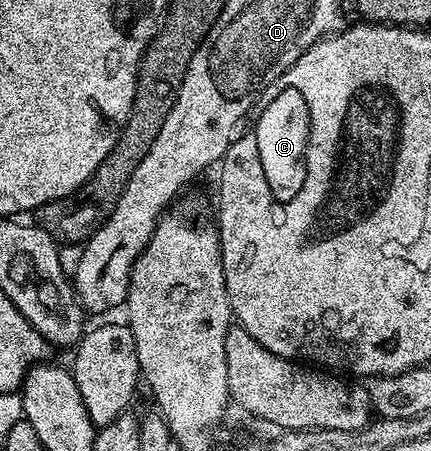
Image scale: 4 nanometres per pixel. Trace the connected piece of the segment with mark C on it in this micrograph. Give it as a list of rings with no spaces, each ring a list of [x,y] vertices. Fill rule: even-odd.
[[[297,91],[274,92],[270,96],[272,99],[263,107],[260,115],[255,115],[253,122],[259,126],[259,149],[263,157],[265,171],[261,171],[269,195],[277,195],[279,199],[289,199],[297,193],[303,181],[303,159],[305,159],[305,145],[307,145],[307,111],[303,105],[303,99]]]

